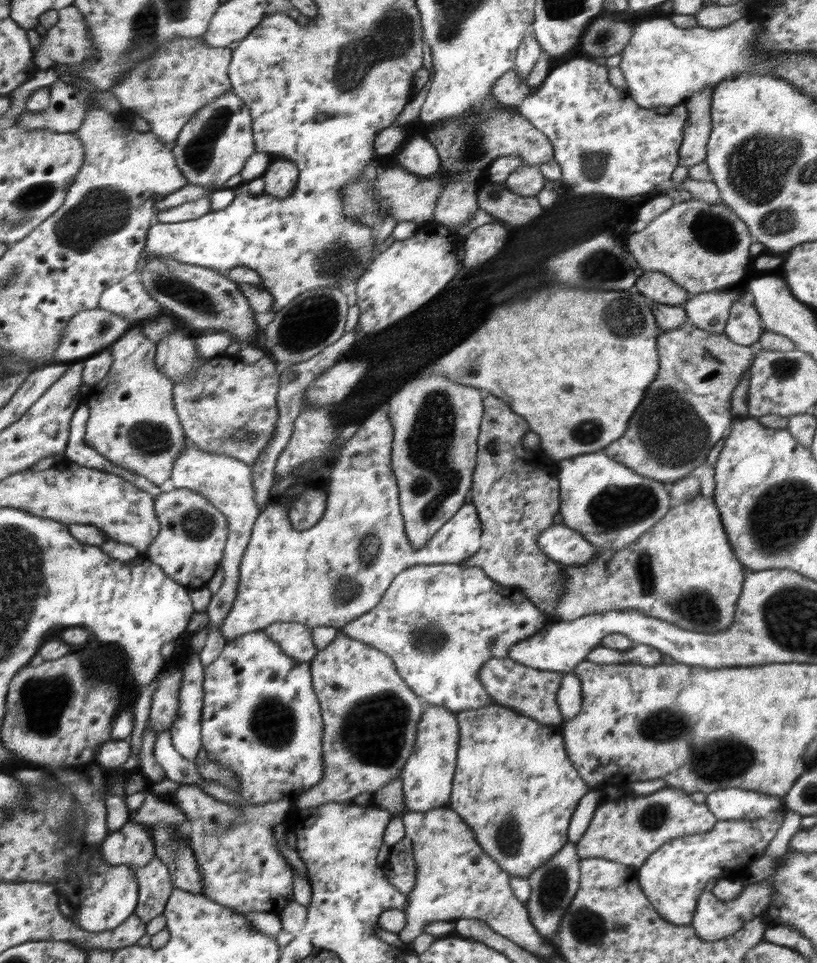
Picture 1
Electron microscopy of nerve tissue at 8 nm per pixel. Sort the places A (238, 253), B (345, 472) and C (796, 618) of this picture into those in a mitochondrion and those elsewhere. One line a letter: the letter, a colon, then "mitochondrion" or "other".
A: other
B: other
C: mitochondrion

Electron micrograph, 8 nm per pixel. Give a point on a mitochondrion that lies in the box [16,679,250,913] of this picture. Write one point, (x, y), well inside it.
(216, 821)

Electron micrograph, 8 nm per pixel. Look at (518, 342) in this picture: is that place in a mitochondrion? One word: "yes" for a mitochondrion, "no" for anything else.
no

